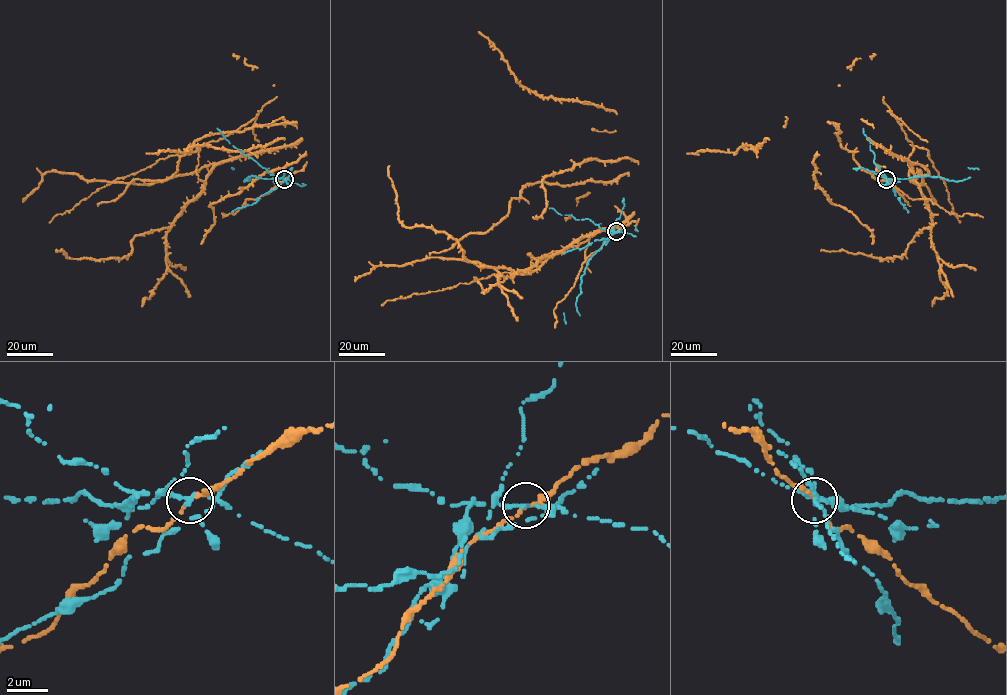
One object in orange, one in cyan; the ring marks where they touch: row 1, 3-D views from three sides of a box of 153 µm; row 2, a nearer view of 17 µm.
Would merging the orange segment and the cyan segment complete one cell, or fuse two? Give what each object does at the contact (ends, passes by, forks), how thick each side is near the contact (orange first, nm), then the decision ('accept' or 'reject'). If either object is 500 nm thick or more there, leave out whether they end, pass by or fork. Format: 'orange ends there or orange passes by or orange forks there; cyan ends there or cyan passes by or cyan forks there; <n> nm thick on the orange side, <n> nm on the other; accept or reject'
orange passes by; cyan passes by; 180 nm thick on the orange side, 180 nm on the other; reject

